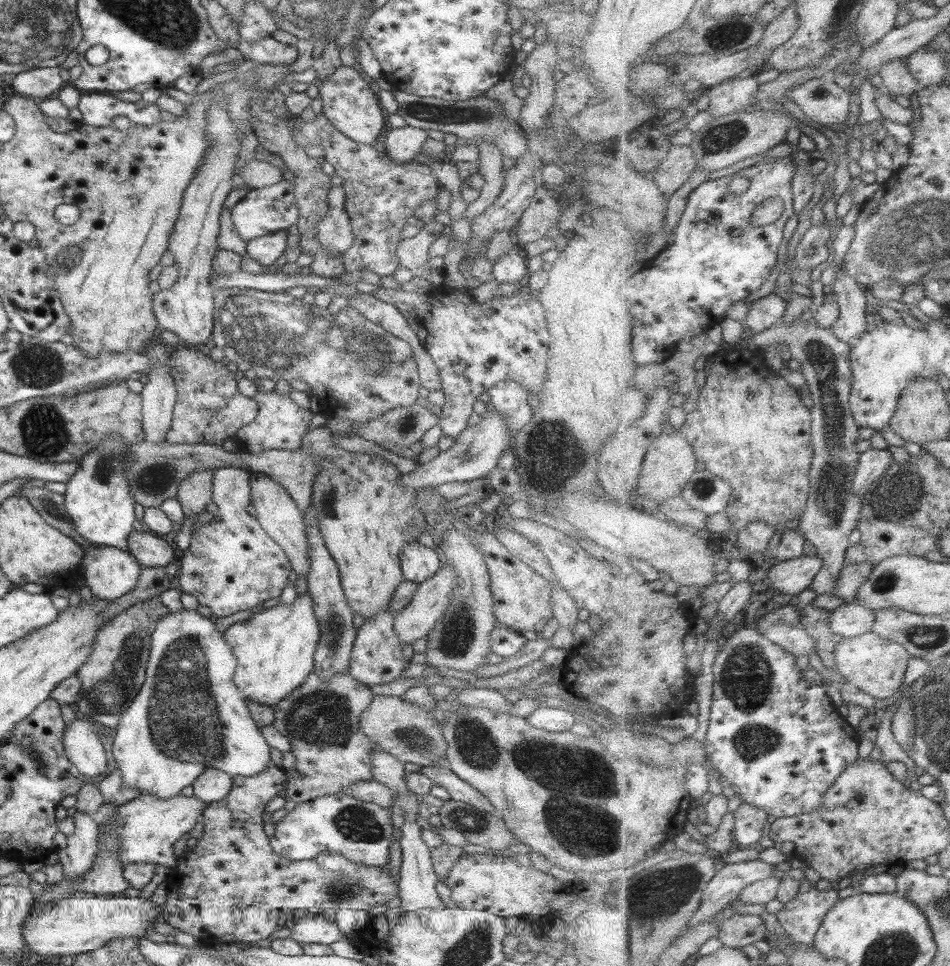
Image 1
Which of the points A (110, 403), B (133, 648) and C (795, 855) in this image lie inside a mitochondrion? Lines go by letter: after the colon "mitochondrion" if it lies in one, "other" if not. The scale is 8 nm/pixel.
A: other
B: mitochondrion
C: other

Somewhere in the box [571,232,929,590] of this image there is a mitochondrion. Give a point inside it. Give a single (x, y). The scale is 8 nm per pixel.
(831, 492)

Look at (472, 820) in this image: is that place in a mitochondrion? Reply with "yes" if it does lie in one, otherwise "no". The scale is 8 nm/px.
yes

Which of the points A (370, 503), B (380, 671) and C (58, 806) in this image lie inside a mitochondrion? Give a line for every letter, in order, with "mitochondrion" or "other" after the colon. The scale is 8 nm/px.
A: other
B: other
C: other

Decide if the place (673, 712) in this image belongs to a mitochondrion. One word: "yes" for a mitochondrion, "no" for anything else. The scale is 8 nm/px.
no

